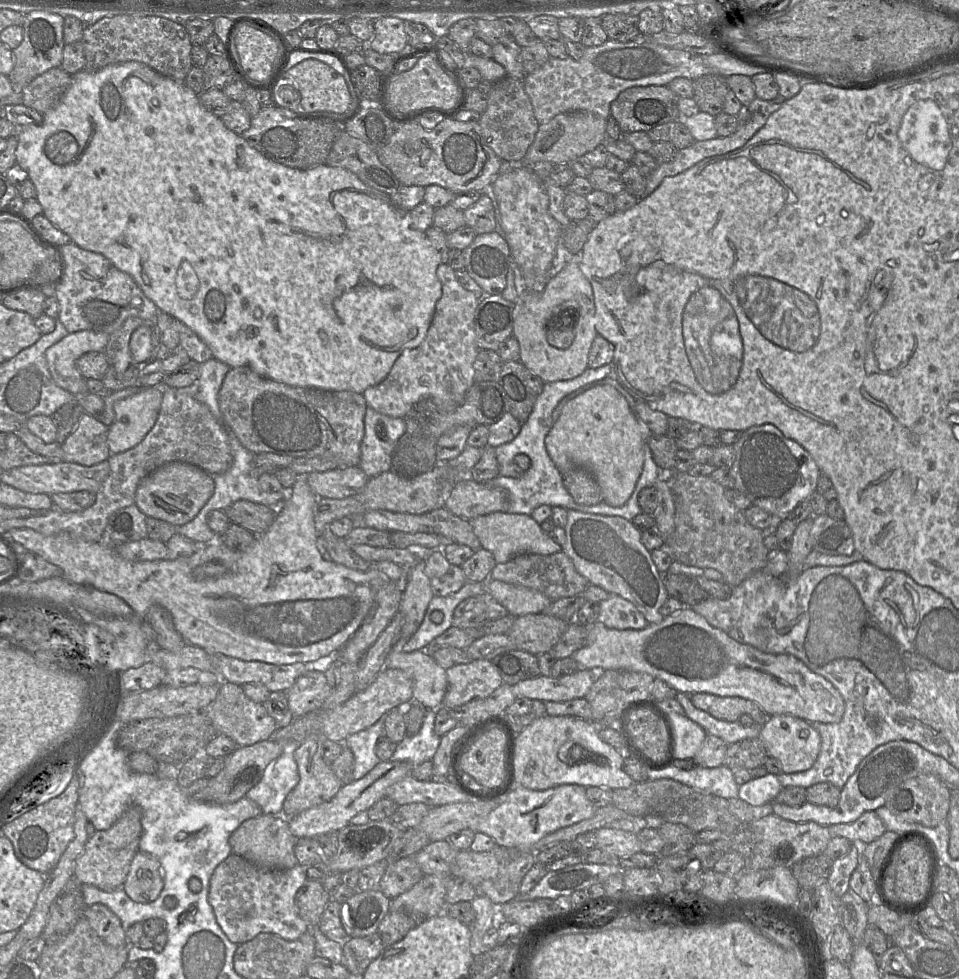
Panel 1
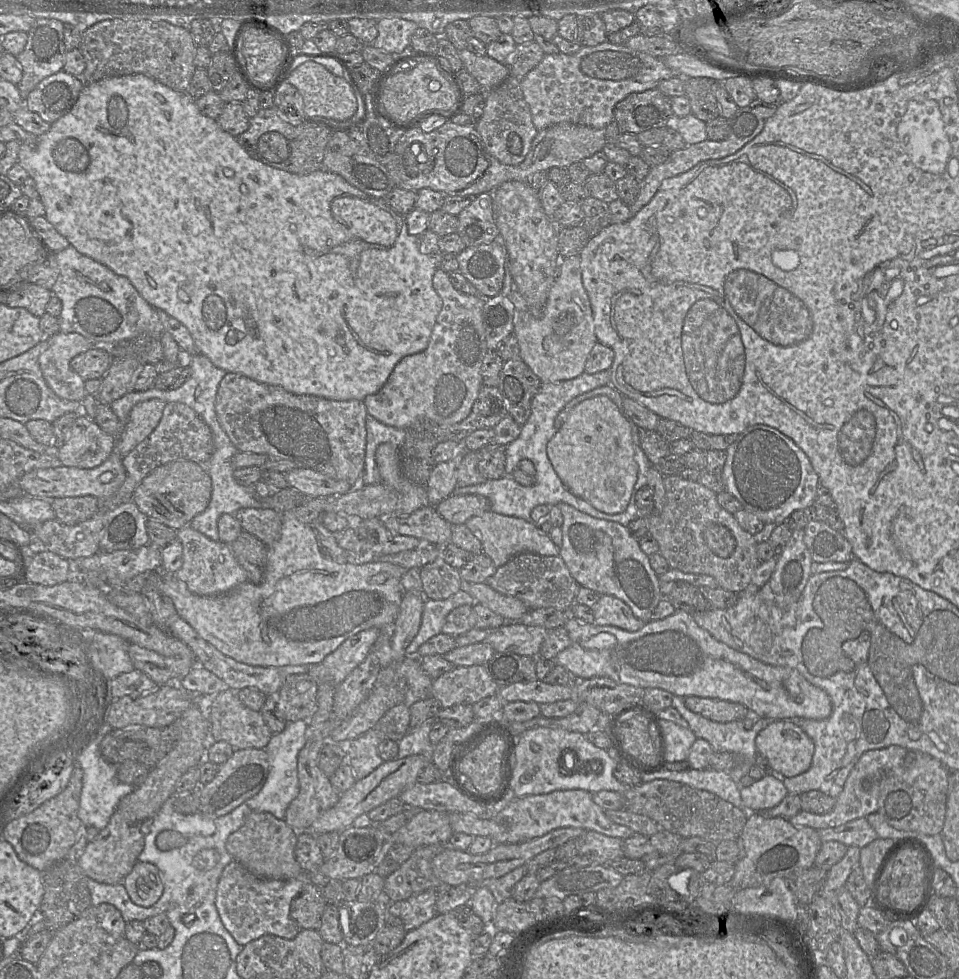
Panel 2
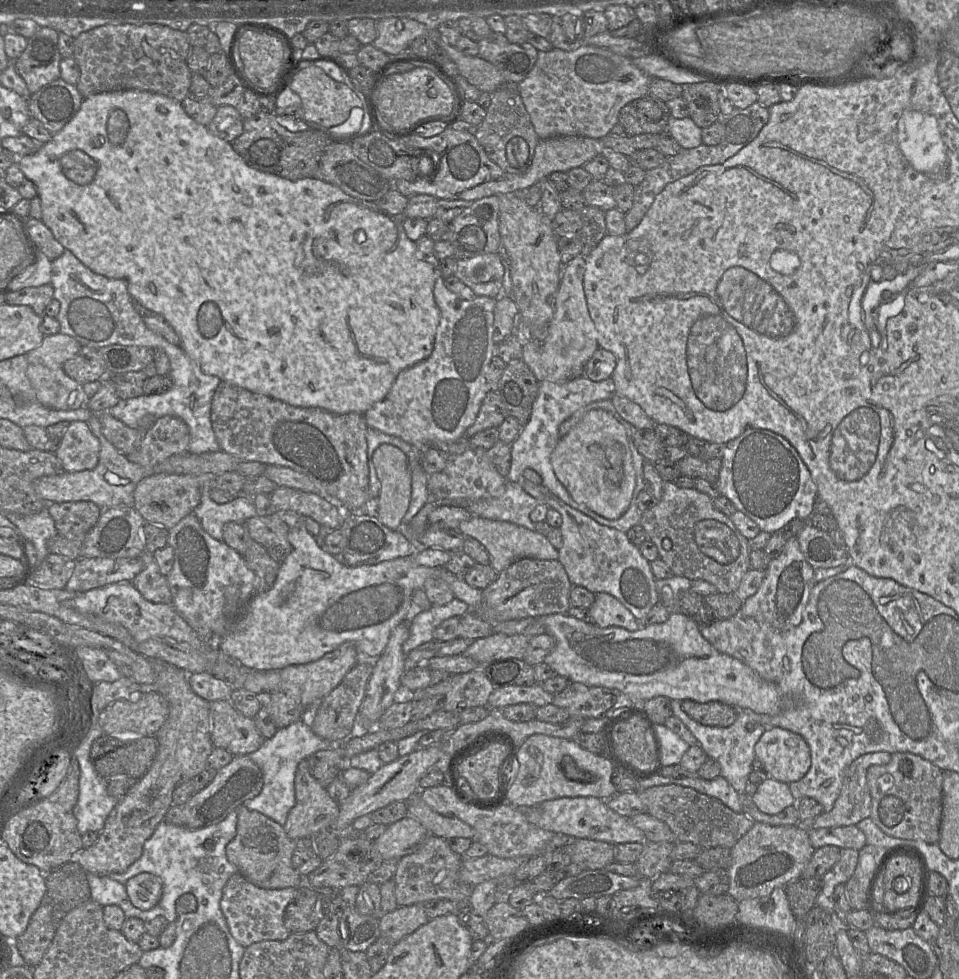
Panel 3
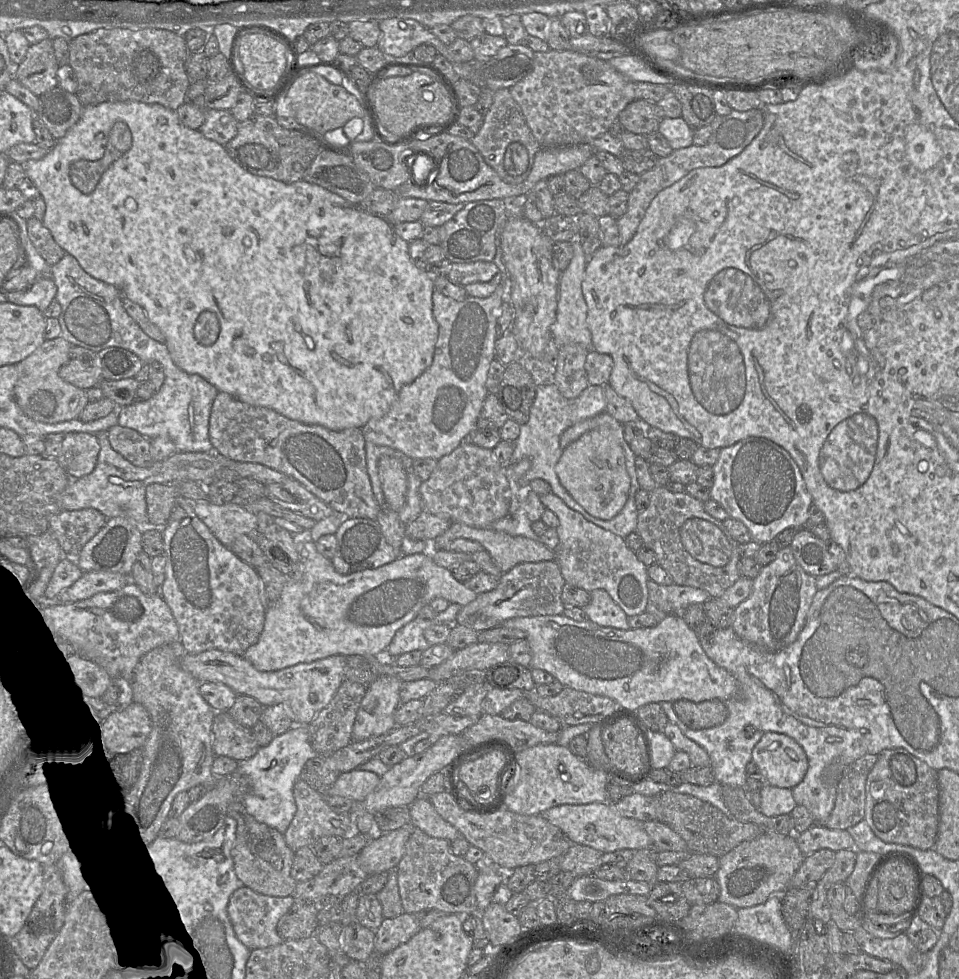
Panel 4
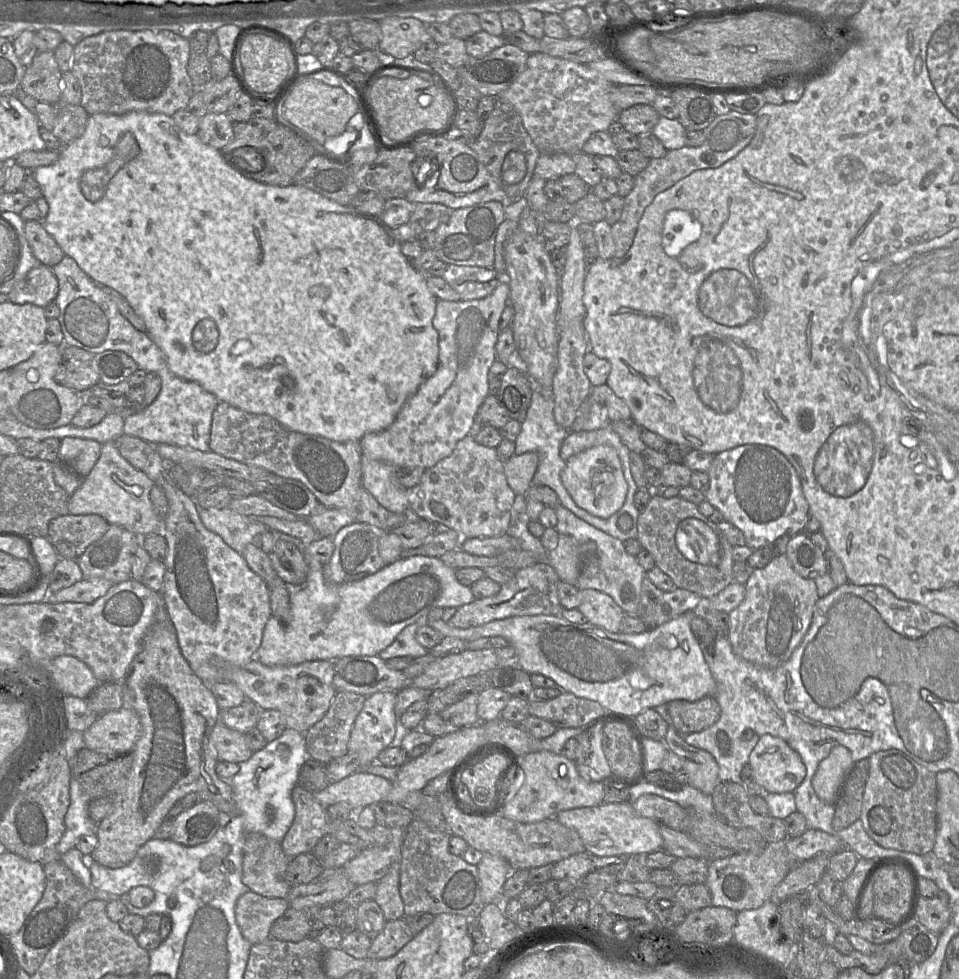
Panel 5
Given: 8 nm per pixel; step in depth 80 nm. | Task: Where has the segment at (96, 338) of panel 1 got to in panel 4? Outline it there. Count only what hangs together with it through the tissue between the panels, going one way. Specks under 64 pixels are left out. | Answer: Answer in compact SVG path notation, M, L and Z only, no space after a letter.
M62 336L45 340L32 354L17 363L18 379L14 387L15 400L25 415L48 424L78 419L88 404L86 391L59 376L60 368L68 362L72 345Z

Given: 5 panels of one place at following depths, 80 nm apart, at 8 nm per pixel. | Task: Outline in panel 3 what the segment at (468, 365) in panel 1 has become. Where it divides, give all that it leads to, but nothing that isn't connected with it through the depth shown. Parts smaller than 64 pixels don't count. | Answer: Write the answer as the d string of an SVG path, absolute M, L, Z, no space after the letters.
M440 275L433 293L440 320L430 356L401 371L385 398L364 413L367 427L399 437L417 449L451 444L464 437L489 391L485 373L497 347L493 341L496 299L462 299L447 289Z

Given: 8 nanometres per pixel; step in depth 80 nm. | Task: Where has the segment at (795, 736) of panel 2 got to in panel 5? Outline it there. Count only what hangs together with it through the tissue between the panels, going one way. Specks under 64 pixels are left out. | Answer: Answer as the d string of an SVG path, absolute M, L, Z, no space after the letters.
M761 735L749 755L753 780L769 793L793 792L806 776L800 755L782 738Z

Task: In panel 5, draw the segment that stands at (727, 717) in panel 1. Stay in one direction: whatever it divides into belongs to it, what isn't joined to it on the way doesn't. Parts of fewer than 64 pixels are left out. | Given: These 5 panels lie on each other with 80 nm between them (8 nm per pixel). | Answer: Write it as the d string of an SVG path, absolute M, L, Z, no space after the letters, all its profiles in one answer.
M714 696L697 701L673 700L667 704L672 726L679 734L700 732L718 721L721 708Z

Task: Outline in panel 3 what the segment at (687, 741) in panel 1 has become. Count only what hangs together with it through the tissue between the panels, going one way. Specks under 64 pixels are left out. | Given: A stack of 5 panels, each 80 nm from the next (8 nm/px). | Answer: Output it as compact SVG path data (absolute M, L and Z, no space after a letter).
M665 724L652 726L652 734L658 749L660 768L678 765L690 745L666 727Z

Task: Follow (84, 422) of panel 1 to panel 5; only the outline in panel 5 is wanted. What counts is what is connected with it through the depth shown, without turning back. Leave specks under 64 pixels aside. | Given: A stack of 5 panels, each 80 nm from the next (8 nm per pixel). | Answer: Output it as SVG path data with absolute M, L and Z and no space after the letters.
M65 437L61 440L58 460L84 478L99 459L101 448L96 440Z

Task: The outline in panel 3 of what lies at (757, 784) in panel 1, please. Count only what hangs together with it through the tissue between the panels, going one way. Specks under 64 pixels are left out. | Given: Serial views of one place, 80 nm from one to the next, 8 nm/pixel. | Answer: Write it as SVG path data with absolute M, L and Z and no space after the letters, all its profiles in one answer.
M771 777L757 786L751 798L757 808L766 814L777 814L795 803L789 784Z

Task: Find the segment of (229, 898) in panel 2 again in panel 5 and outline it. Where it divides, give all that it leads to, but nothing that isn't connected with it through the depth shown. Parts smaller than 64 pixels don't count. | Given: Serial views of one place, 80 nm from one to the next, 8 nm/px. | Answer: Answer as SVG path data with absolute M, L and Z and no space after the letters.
M248 891L235 905L235 919L242 936L252 945L269 939L269 932L276 919L289 908L285 898L268 898Z

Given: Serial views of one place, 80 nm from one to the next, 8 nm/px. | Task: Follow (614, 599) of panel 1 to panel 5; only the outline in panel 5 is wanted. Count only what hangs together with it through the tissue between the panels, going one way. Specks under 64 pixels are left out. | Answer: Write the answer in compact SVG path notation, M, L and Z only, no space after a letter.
M595 589L580 590L581 603L577 609L589 623L601 626L612 633L619 633L625 615L612 597Z

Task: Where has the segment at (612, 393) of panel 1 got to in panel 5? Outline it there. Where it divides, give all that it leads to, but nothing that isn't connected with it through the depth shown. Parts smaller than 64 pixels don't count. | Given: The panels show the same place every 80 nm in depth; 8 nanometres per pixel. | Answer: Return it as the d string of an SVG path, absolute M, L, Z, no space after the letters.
M596 445L571 456L565 462L561 481L580 508L599 518L608 518L617 512L628 492L618 452L609 445Z

